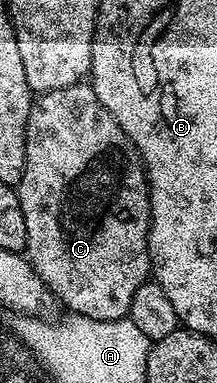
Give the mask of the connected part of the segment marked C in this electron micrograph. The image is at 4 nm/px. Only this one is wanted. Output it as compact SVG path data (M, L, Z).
M80 82L73 86L61 86L61 90L40 92L34 97L29 110L29 122L25 130L25 170L21 174L21 182L17 185L21 214L25 214L25 234L27 246L25 255L30 260L33 270L45 282L52 297L67 307L68 313L85 318L98 320L122 320L130 313L133 294L137 294L137 286L148 283L151 276L151 259L147 249L147 239L151 229L151 190L147 186L147 169L143 166L143 159L133 142L117 126L117 118L101 106L101 98L91 89L90 83Z

